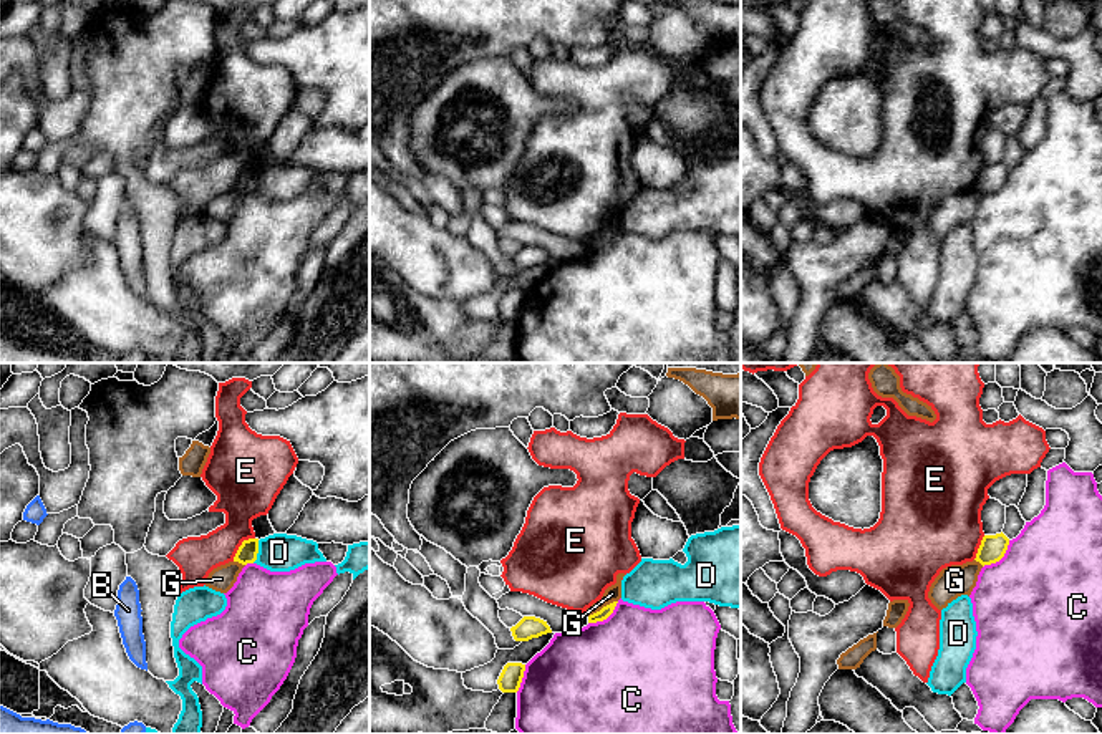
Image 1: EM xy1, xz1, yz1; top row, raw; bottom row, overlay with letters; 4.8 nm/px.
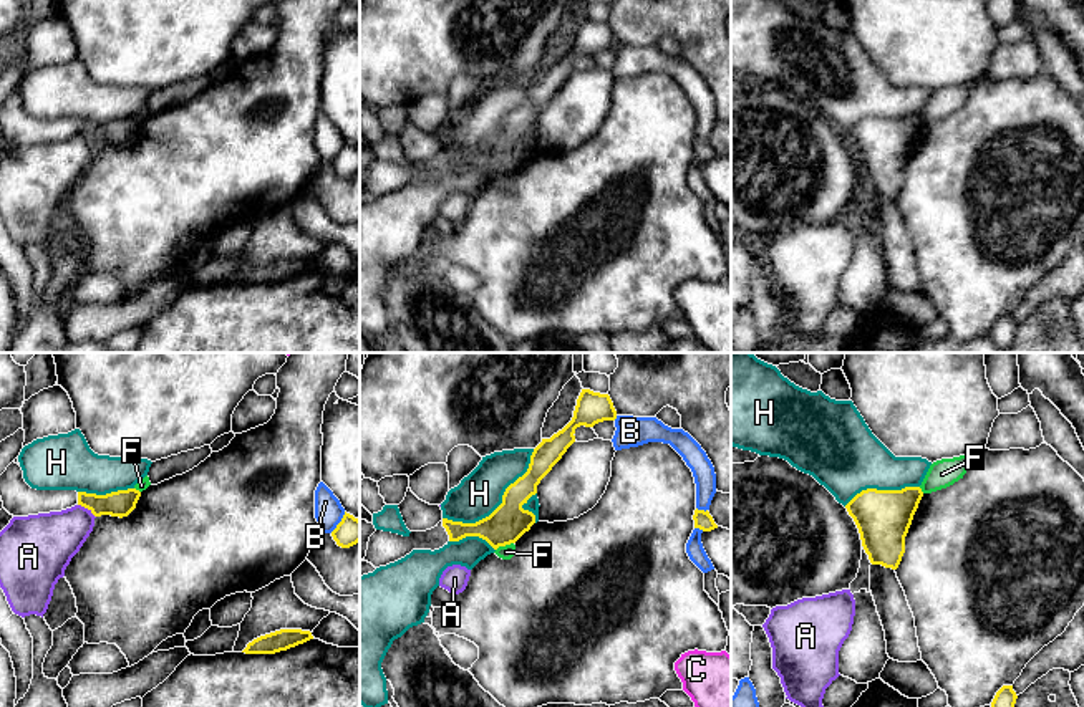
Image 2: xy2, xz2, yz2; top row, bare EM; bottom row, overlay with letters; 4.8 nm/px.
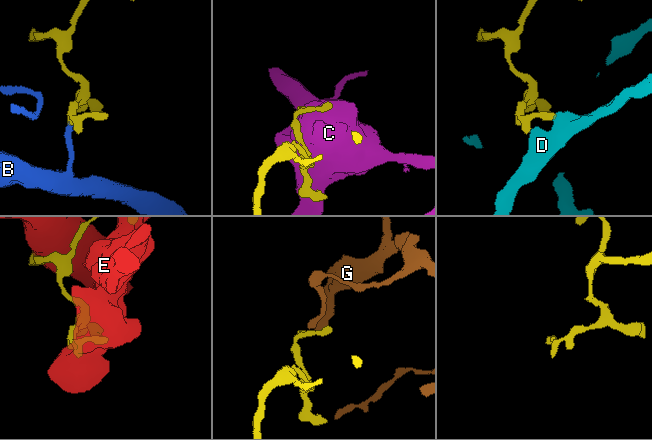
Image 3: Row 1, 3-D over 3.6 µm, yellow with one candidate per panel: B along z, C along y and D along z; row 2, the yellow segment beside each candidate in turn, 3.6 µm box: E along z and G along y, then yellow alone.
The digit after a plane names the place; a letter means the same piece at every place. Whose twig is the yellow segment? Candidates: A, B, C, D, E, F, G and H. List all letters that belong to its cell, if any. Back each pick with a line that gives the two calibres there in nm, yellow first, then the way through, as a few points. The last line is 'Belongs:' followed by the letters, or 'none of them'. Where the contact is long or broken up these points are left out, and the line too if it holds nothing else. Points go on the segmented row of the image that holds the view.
Belongs: none of them

